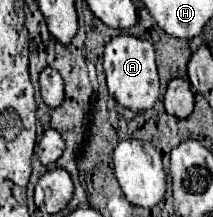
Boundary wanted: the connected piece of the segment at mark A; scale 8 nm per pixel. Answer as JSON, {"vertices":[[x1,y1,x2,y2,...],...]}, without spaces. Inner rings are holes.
{"vertices":[[119,34,105,44,103,66,105,66,105,74,107,74,109,94,121,106,139,112,139,110,151,108,157,102,157,98,159,98,159,76,157,76,157,68,155,68,155,50,153,50,151,42,137,38,137,36]]}

